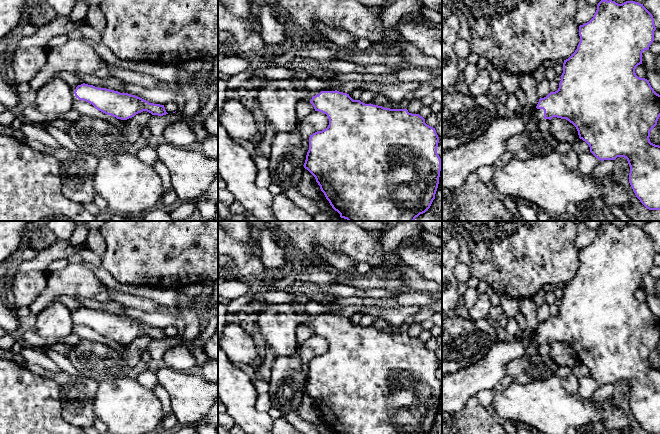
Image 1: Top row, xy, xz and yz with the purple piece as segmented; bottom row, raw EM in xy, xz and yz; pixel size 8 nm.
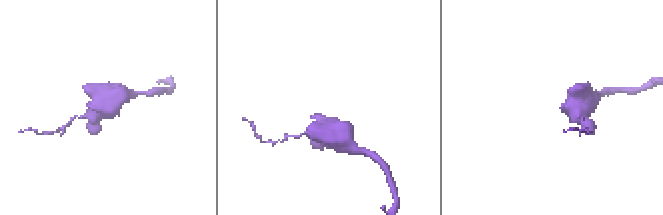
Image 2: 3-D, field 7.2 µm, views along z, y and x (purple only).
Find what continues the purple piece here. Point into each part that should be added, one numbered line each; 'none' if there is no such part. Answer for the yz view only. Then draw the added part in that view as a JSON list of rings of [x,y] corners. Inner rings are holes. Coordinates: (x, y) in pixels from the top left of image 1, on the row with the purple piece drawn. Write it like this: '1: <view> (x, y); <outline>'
1: yz (486, 149); [[[527,107],[513,117],[493,119],[489,128],[476,139],[454,150],[442,151],[442,187],[456,189],[463,184],[470,173],[476,172],[483,166],[494,166],[495,162],[506,152],[506,141],[524,132],[531,117],[538,121],[544,120],[544,110]]]

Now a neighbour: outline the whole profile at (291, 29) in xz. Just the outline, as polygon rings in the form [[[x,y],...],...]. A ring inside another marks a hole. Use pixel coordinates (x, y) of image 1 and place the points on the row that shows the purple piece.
[[[286,15],[280,23],[283,25],[286,38],[302,36],[307,33],[307,30],[297,25],[290,15]]]

